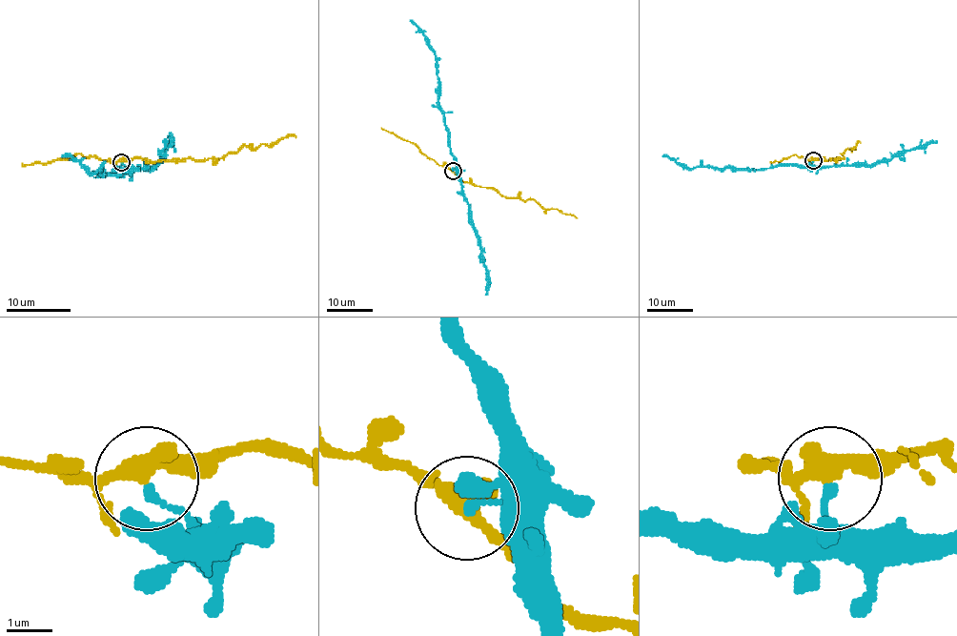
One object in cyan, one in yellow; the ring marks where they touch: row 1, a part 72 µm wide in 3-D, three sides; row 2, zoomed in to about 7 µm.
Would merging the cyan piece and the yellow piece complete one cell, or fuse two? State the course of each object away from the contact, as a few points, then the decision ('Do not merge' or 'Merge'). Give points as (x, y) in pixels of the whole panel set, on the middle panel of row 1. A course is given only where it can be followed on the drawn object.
Course of cyan: (452, 171), (457, 169), (457, 158), (451, 152), (444, 112), (438, 101), (437, 55), (427, 37), (410, 20). Course of yellow: (452, 171), (463, 181), (494, 187), (507, 197), (535, 199), (545, 209), (559, 210), (577, 217). Do not merge

